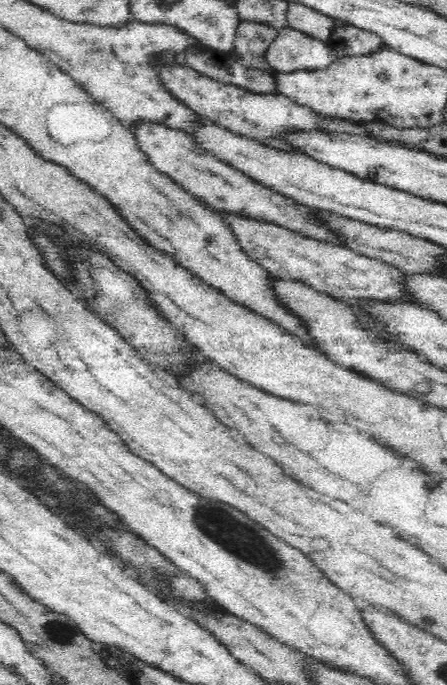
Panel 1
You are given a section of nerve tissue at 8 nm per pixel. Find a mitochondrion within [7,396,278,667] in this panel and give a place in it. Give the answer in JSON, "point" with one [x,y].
{"point":[58,634]}

